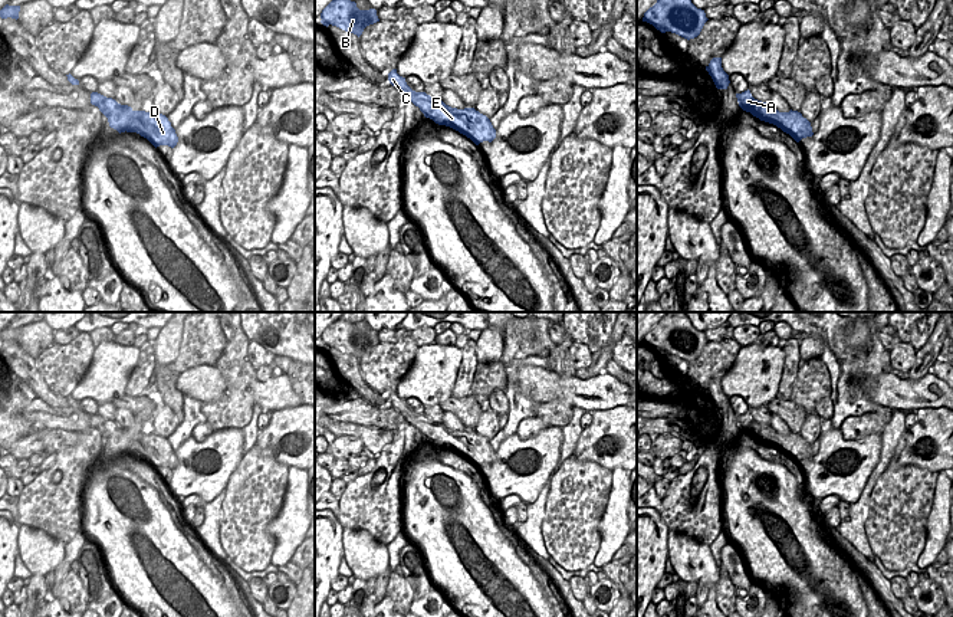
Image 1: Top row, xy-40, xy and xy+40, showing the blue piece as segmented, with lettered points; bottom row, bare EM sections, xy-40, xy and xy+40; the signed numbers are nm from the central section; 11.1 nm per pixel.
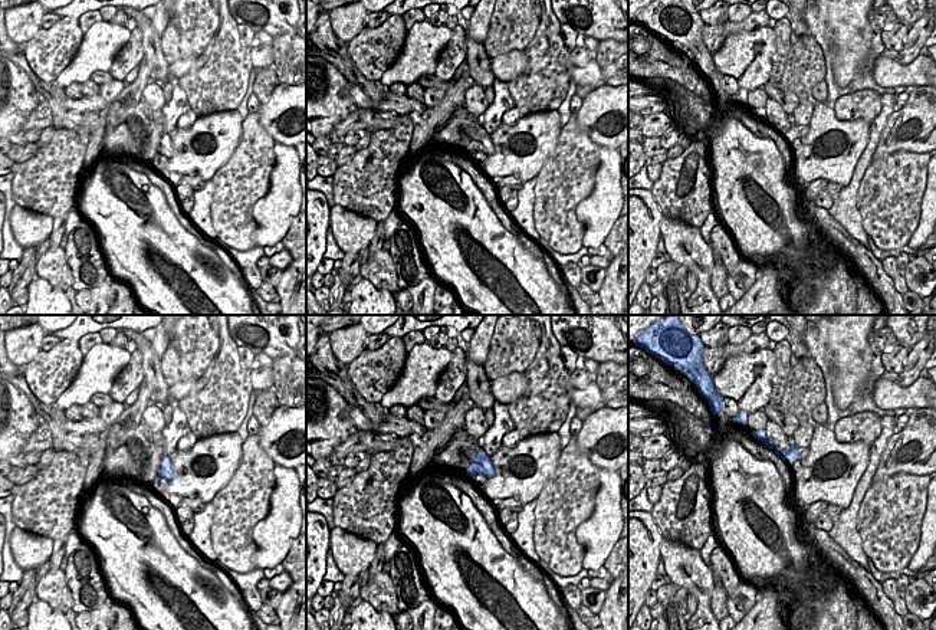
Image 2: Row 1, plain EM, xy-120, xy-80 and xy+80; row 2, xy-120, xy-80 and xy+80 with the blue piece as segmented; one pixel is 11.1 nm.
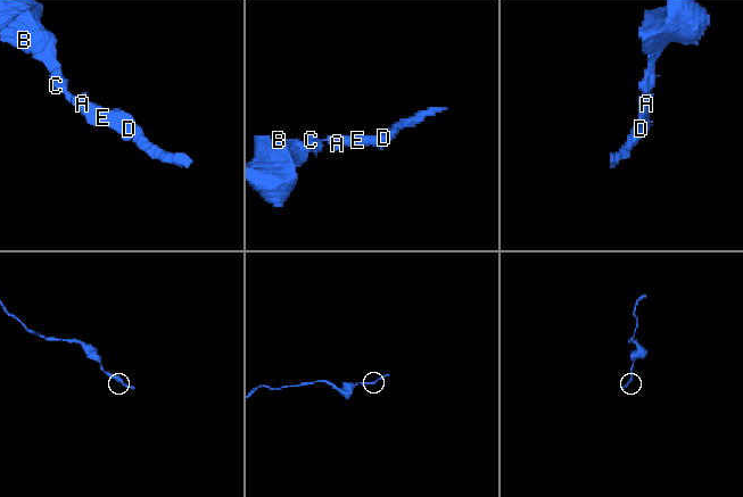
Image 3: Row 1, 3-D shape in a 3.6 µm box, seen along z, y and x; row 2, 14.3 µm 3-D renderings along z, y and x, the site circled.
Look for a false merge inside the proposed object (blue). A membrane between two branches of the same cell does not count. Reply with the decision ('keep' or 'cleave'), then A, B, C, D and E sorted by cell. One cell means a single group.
keep | A B C D E

